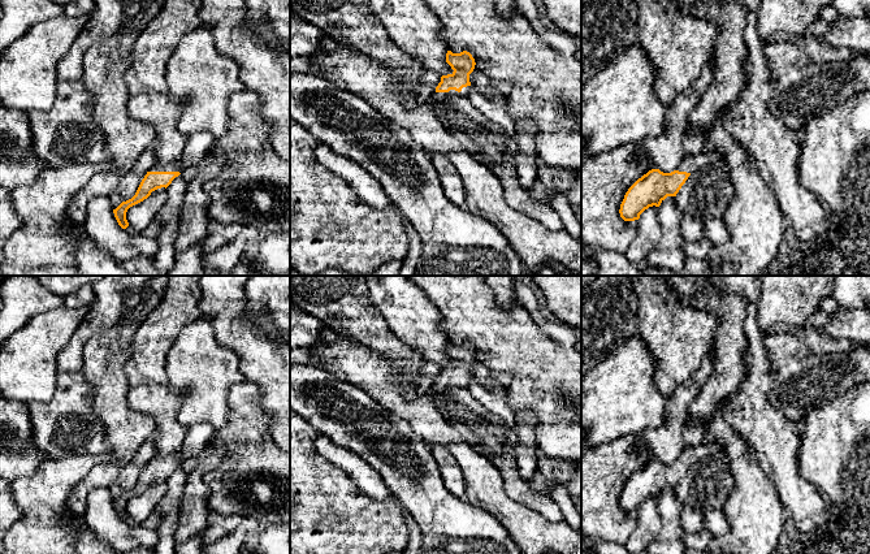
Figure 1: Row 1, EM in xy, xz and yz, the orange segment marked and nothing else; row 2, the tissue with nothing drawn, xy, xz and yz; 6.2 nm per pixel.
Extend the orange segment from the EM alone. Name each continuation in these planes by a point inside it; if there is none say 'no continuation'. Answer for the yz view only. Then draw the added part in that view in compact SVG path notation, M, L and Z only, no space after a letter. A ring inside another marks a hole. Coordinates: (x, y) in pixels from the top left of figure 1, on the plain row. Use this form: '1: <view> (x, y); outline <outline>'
1: yz (691, 454); outline M702 442L696 446L688 446L683 450L681 455L679 456L679 463L693 464L696 460L705 455L711 455L720 450L718 443L707 443Z

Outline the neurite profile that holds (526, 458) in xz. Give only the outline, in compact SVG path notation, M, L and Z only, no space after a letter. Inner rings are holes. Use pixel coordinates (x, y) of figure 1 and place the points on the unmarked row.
M521 420L515 424L515 432L518 436L518 451L516 451L516 466L520 476L529 481L537 472L537 451L538 445L536 442L536 428Z

